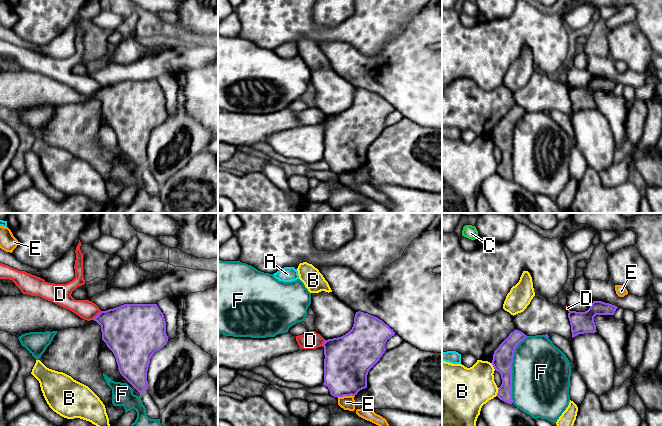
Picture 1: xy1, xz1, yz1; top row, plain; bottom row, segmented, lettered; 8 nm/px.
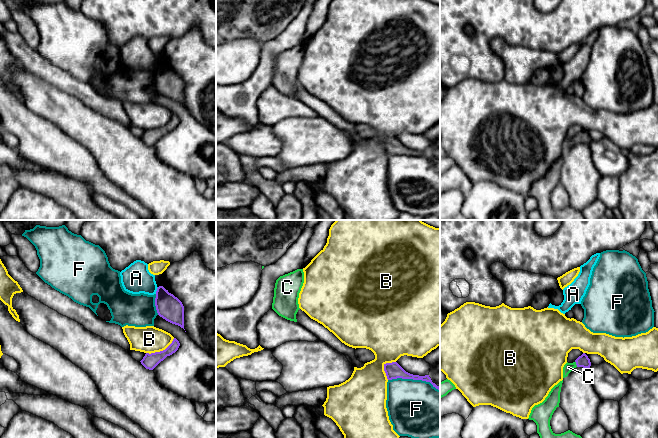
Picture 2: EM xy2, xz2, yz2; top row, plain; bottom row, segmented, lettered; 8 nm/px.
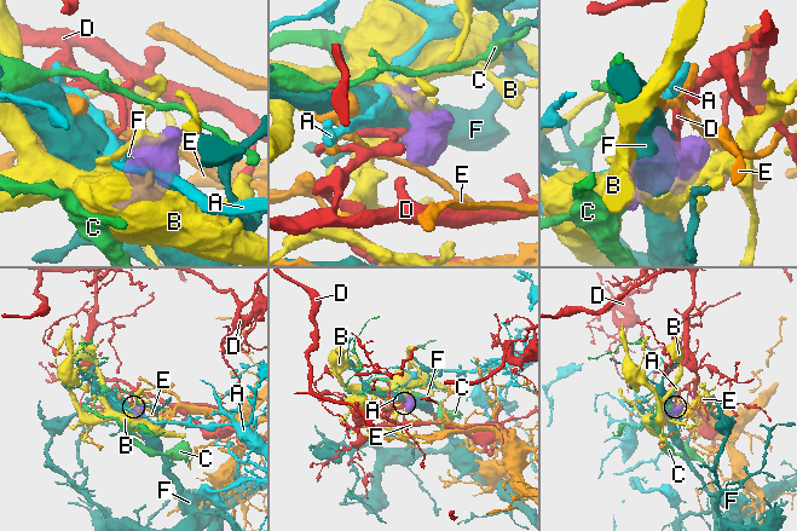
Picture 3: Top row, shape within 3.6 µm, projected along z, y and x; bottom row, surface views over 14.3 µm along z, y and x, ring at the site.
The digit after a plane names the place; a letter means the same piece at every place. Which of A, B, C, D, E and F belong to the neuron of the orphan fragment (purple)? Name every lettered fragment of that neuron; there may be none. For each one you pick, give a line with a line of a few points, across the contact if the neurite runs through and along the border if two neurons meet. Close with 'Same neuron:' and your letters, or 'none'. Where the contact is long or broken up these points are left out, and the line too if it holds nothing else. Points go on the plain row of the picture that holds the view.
C: line yz2 (583, 137), (576, 140), (568, 143)
Same neuron: C

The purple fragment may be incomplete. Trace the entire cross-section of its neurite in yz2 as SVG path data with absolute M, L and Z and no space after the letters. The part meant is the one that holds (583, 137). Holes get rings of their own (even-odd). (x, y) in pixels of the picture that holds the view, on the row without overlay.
M583 129L573 139L566 139L563 143L563 154L567 153L568 150L576 143L590 144L591 138L588 132Z

